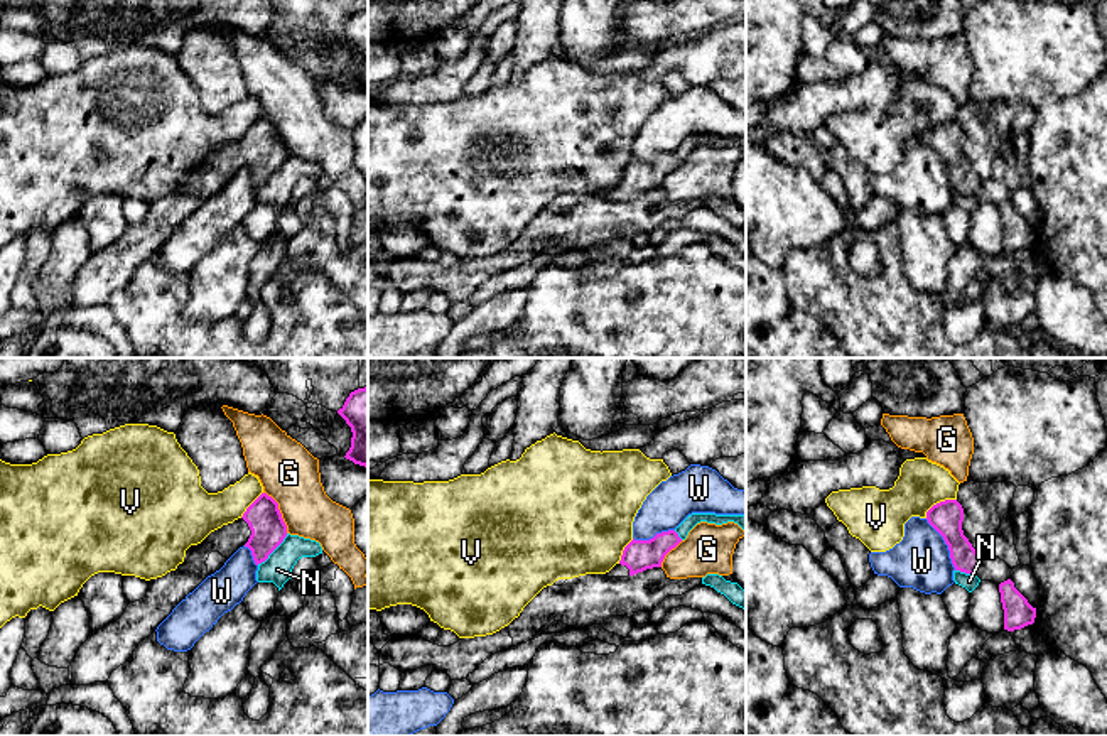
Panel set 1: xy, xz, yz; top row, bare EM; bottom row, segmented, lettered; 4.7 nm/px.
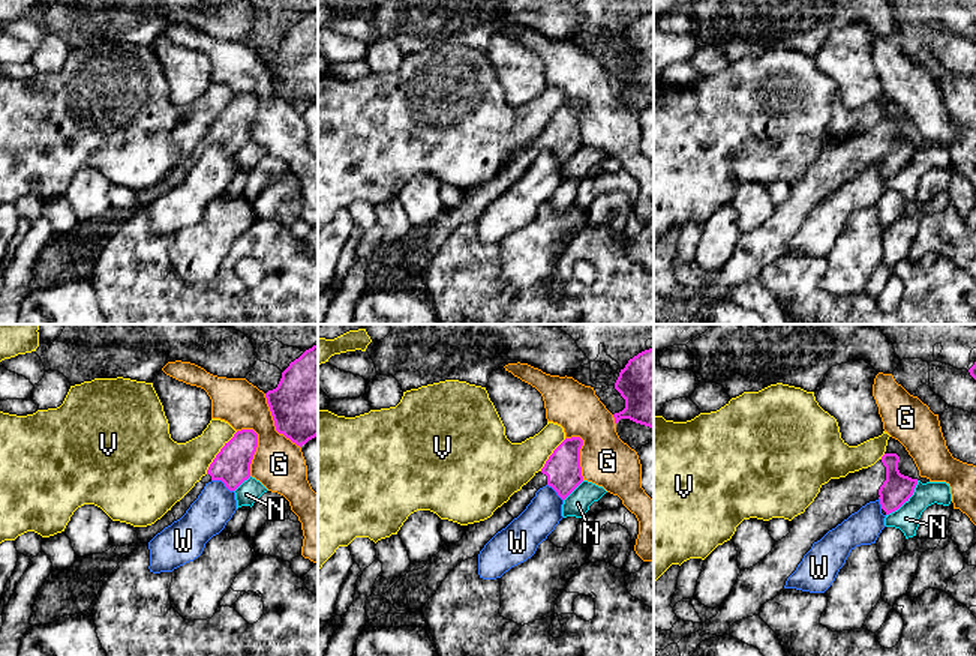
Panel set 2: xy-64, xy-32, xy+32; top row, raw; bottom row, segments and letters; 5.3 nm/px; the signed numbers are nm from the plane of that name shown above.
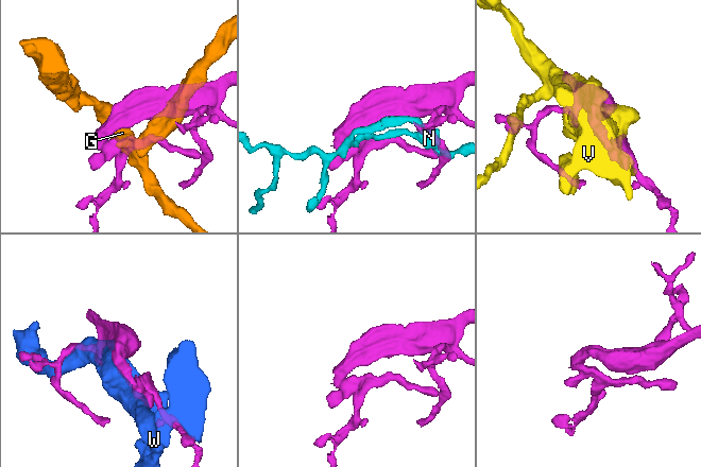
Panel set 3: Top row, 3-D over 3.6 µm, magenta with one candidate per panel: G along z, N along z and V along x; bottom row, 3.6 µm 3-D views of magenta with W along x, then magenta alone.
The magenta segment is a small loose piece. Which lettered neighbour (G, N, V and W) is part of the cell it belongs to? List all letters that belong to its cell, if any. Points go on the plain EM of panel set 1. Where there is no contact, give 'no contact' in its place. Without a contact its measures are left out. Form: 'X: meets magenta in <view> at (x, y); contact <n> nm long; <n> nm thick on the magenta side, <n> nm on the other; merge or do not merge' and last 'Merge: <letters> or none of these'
G: meets magenta in xy at (279, 134); contact 240 nm long; 160 nm thick on the magenta side, 280 nm on the other; do not merge
N: meets magenta in xy at (274, 171); contact 220 nm long; 160 nm thick on the magenta side, 140 nm on the other; do not merge
V: meets magenta in yz at (940, 124); contact 180 nm long; 160 nm thick on the magenta side, 220 nm on the other; do not merge
W: meets magenta in yz at (945, 164); contact 280 nm long; 160 nm thick on the magenta side, 280 nm on the other; do not merge
Merge: none of these

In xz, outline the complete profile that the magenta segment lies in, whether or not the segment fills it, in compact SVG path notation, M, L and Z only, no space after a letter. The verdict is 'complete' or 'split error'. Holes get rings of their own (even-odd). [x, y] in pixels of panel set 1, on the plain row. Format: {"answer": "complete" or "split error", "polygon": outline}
{"answer": "split error", "polygon": "M675 152L656 155L650 162L631 162L621 182L606 194L608 199L628 199L646 191L662 189L665 177L675 170L682 160Z"}

